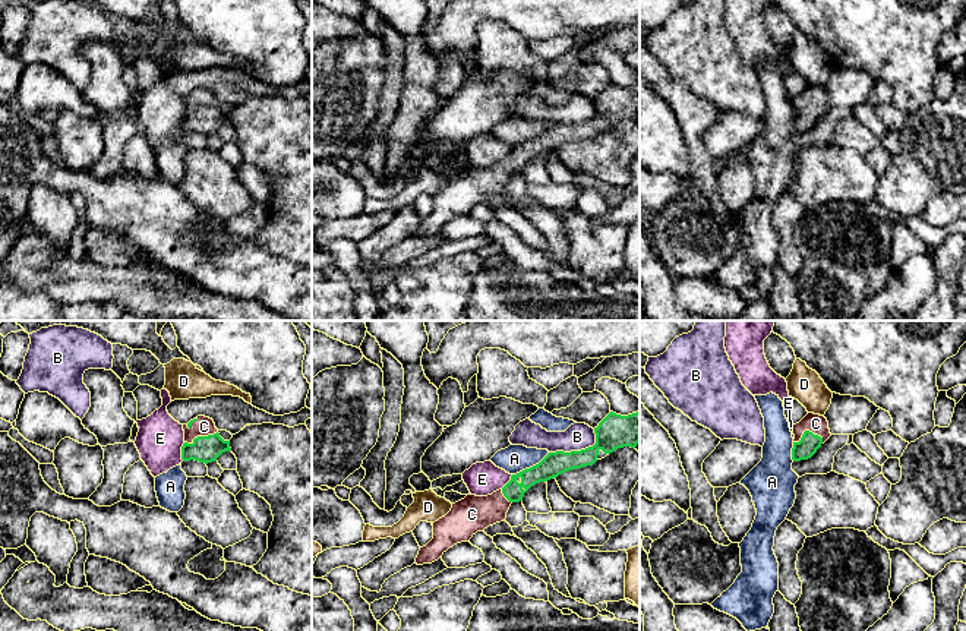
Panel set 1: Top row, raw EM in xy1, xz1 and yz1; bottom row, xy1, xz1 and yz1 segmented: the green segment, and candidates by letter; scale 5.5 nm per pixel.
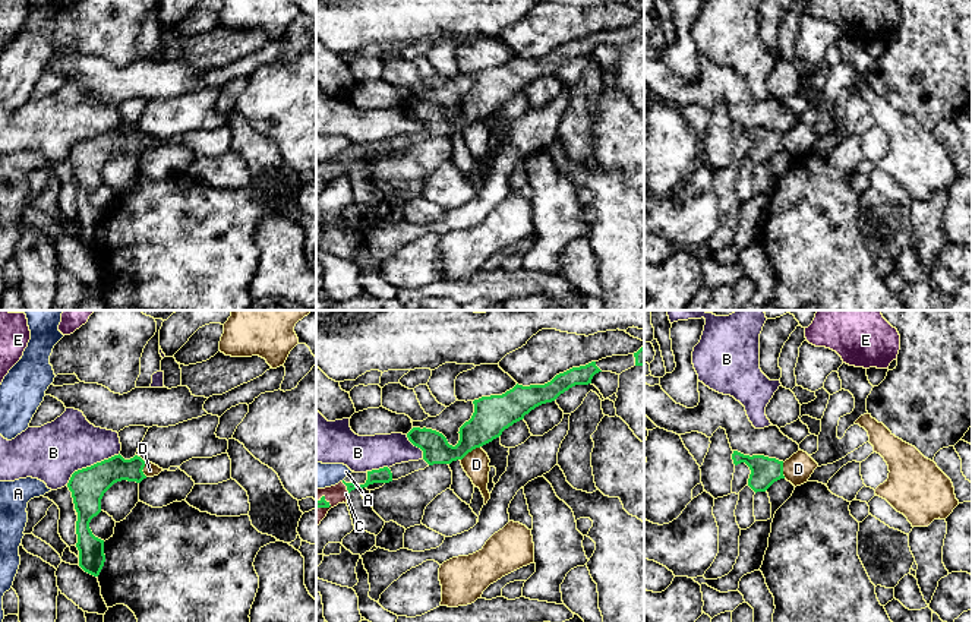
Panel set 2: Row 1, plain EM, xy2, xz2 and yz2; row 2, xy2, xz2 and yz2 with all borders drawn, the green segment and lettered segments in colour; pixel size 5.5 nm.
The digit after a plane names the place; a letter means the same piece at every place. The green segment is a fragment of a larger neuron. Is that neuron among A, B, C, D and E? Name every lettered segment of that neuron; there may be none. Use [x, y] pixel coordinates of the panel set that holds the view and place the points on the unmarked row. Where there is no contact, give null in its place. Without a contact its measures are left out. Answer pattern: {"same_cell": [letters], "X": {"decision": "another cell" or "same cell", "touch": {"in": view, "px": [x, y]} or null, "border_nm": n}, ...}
{"same_cell": ["C"], "A": {"decision": "another cell", "touch": {"in": "xz1", "px": [530, 139]}, "border_nm": 240}, "B": {"decision": "another cell", "touch": {"in": "xz1", "px": [578, 123]}, "border_nm": 280}, "C": {"decision": "same cell", "touch": {"in": "yz1", "px": [807, 103]}, "border_nm": 170}, "D": {"decision": "another cell", "touch": {"in": "xz2", "px": [469, 123]}, "border_nm": 130}, "E": {"decision": "another cell", "touch": {"in": "xy1", "px": [182, 123]}, "border_nm": 110}}

